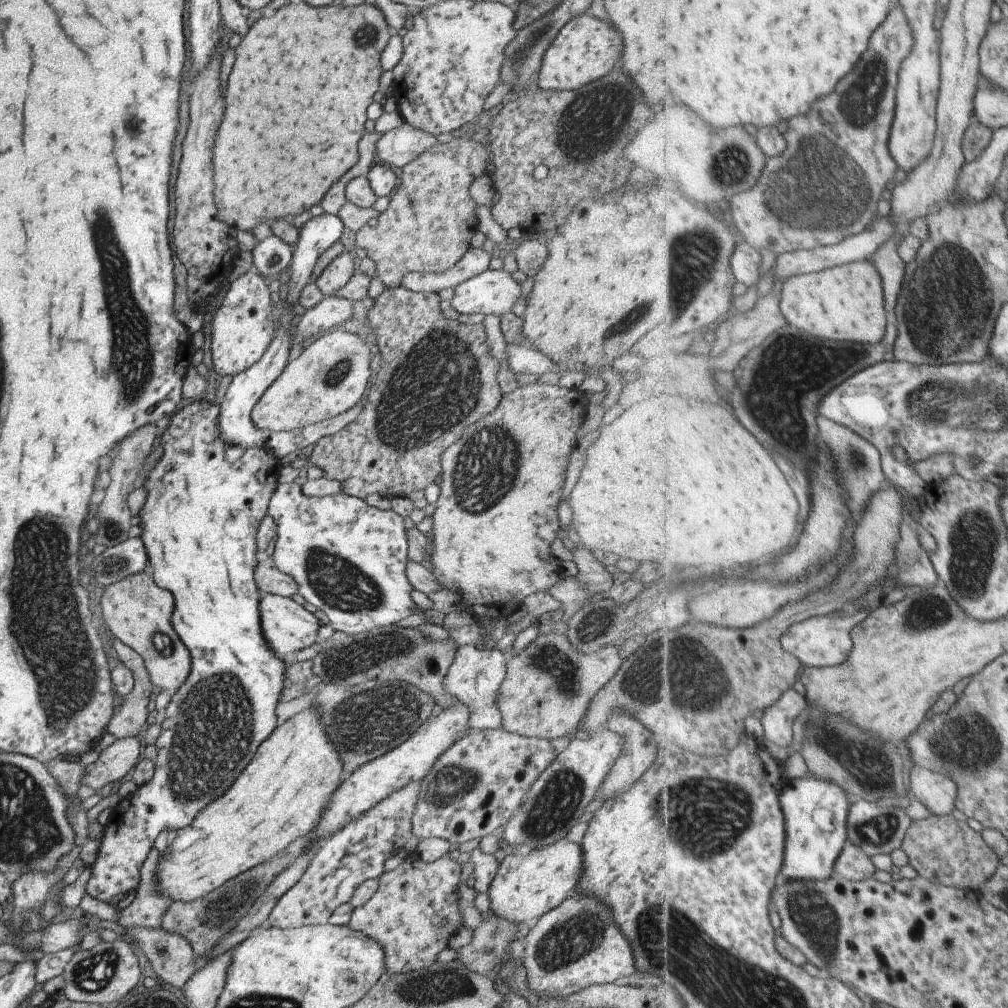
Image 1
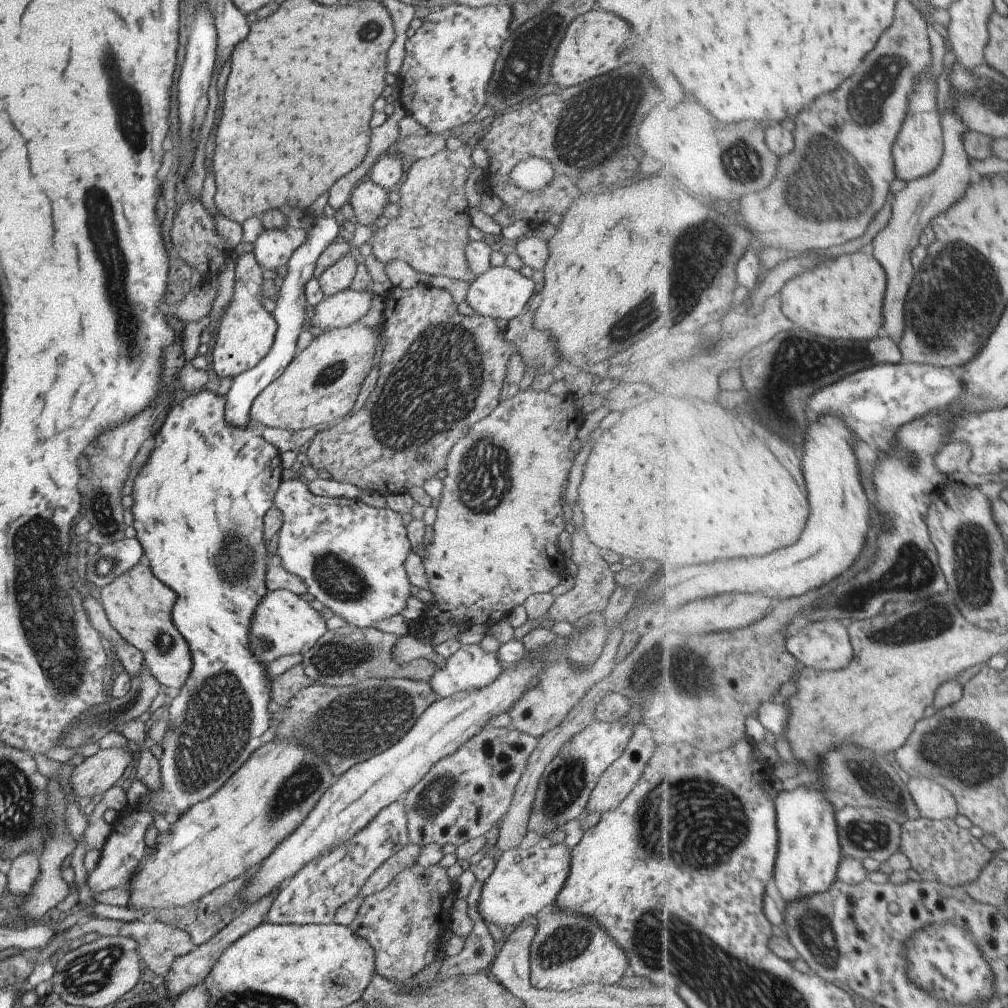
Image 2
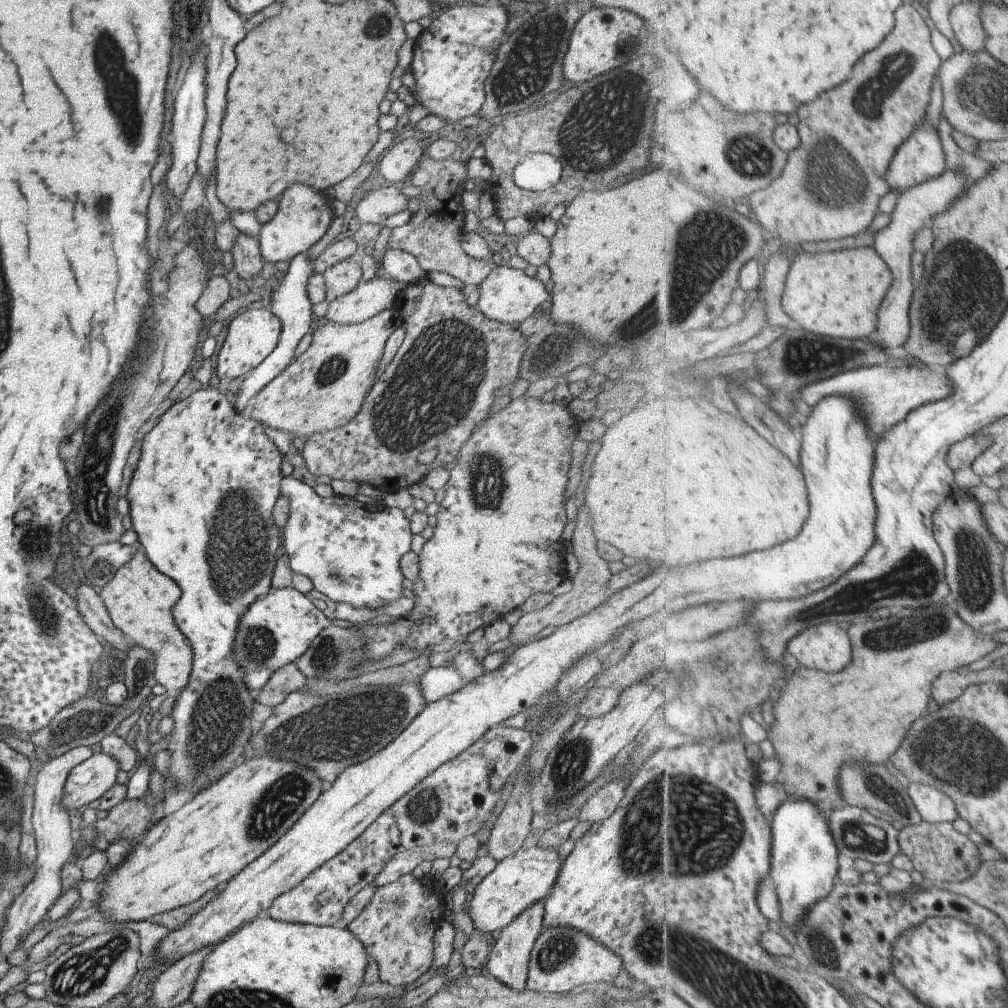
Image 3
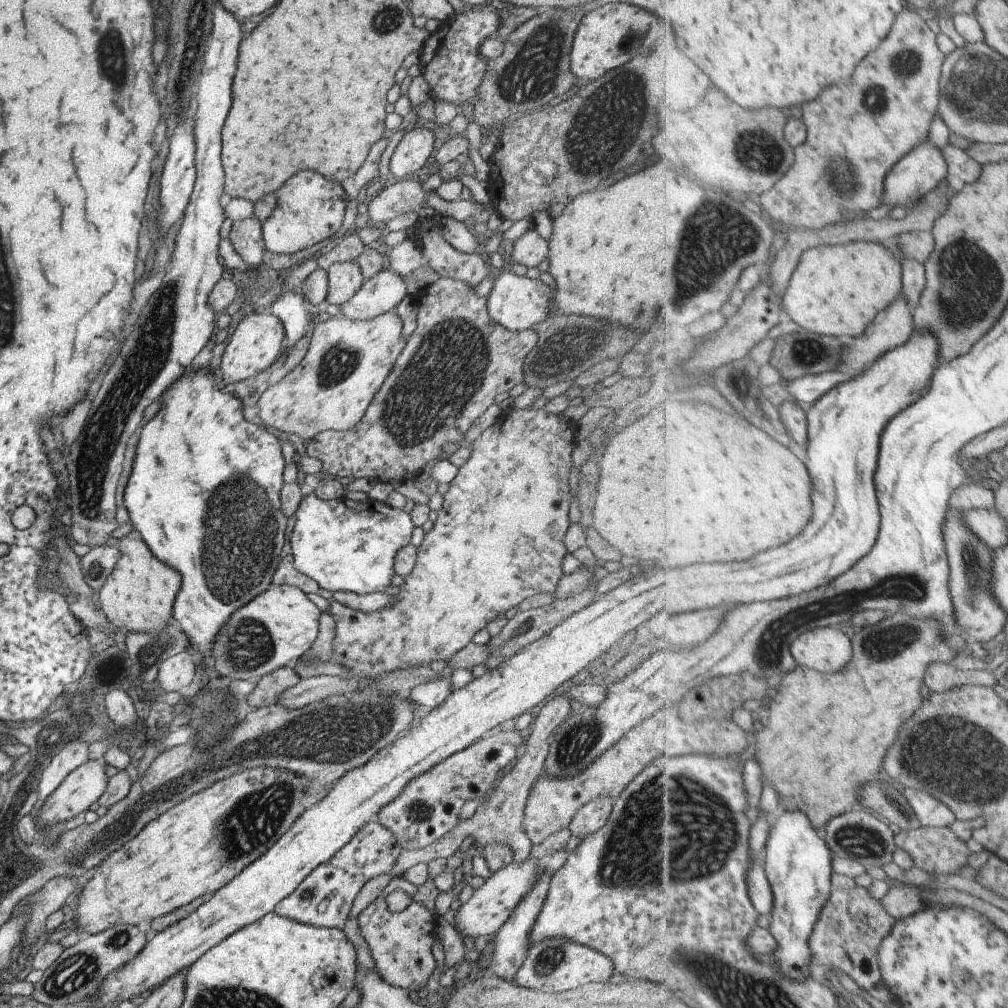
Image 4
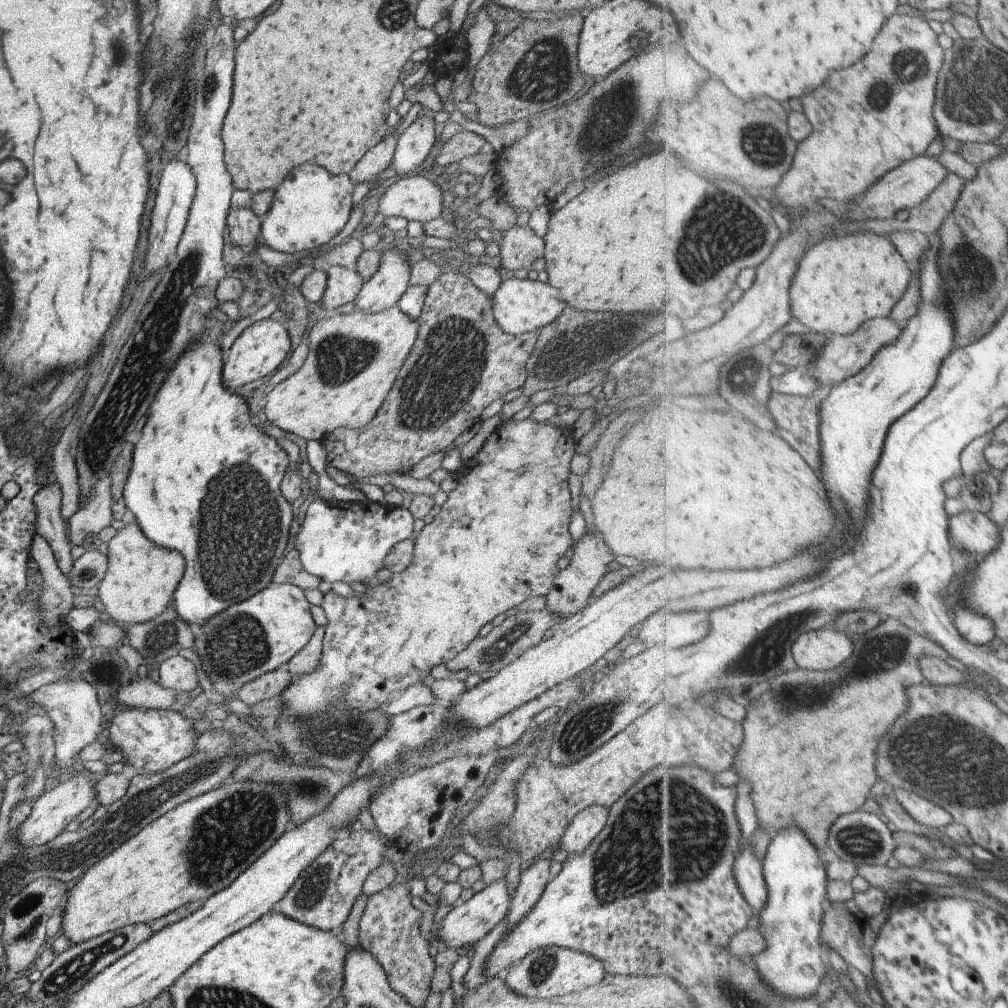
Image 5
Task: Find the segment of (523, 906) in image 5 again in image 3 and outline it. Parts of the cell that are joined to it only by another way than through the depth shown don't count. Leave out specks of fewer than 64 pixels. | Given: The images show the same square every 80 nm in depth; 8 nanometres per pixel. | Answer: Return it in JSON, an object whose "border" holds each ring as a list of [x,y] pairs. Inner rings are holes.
{"border":[[[537,902],[535,906],[529,906],[523,910],[523,914],[515,916],[505,928],[499,931],[499,936],[490,947],[487,962],[482,972],[486,976],[495,978],[501,984],[505,984],[511,990],[523,992],[527,990],[525,980],[527,978],[527,966],[530,958],[531,948],[535,938],[544,930],[543,924],[544,902]]]}

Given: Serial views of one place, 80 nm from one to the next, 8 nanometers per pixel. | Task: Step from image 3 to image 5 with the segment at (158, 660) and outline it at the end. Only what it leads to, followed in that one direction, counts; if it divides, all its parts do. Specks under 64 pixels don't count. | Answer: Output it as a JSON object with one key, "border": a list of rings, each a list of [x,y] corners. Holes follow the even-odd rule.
{"border":[[[129,517],[123,528],[107,543],[105,576],[99,582],[97,605],[103,617],[111,622],[127,625],[155,620],[169,604],[183,574],[183,558],[175,550],[165,550],[151,544]],[[171,656],[163,659],[158,666],[158,684],[175,692],[190,692],[198,684],[197,672],[194,665],[182,656]]]}

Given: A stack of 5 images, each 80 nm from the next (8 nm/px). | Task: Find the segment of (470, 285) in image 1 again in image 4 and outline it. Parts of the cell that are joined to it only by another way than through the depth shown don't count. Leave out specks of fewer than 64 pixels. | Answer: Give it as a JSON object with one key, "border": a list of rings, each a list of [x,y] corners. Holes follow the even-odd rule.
{"border":[[[507,266],[495,271],[491,290],[485,297],[486,312],[496,324],[506,330],[522,332],[531,329],[533,324],[541,322],[548,314],[555,312],[555,306],[551,306],[551,287],[546,286],[541,280],[532,280],[526,276],[517,276]]]}

